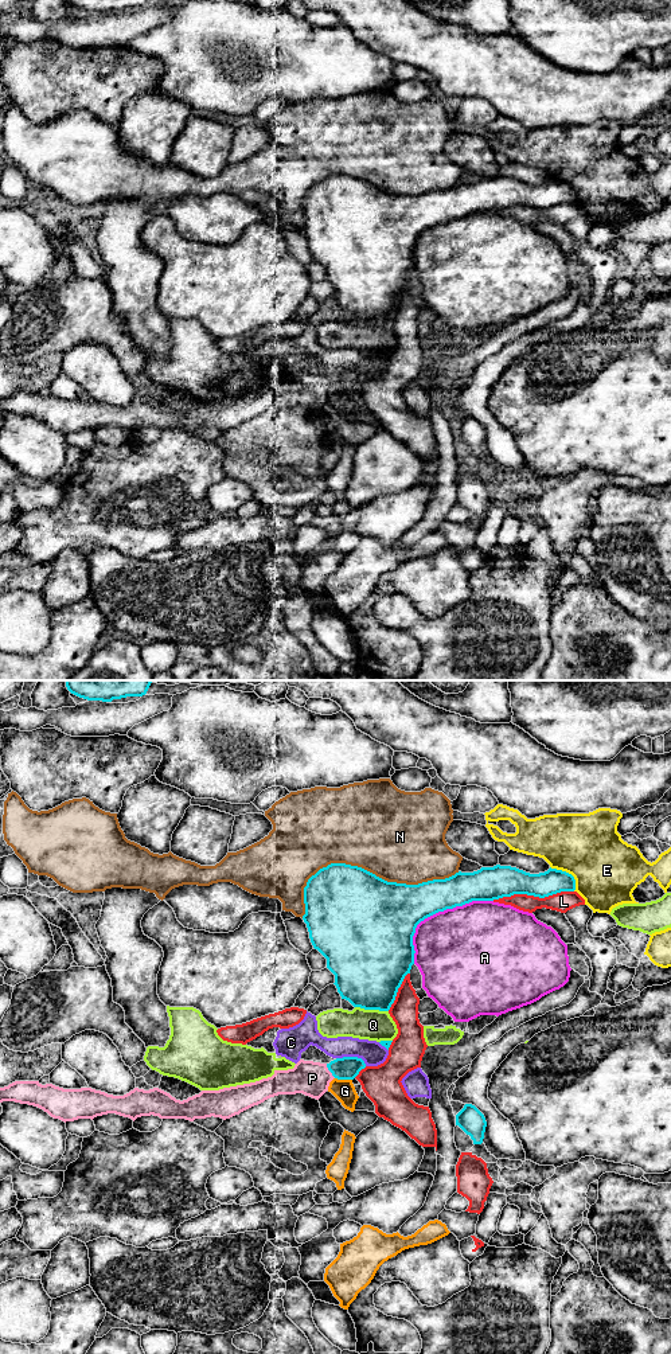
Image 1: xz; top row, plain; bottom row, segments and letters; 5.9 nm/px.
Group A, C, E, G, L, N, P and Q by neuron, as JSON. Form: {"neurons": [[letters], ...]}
{"neurons": [["A"], ["C"], ["E"], ["G"], ["L"], ["N"], ["P"], ["Q"]]}

